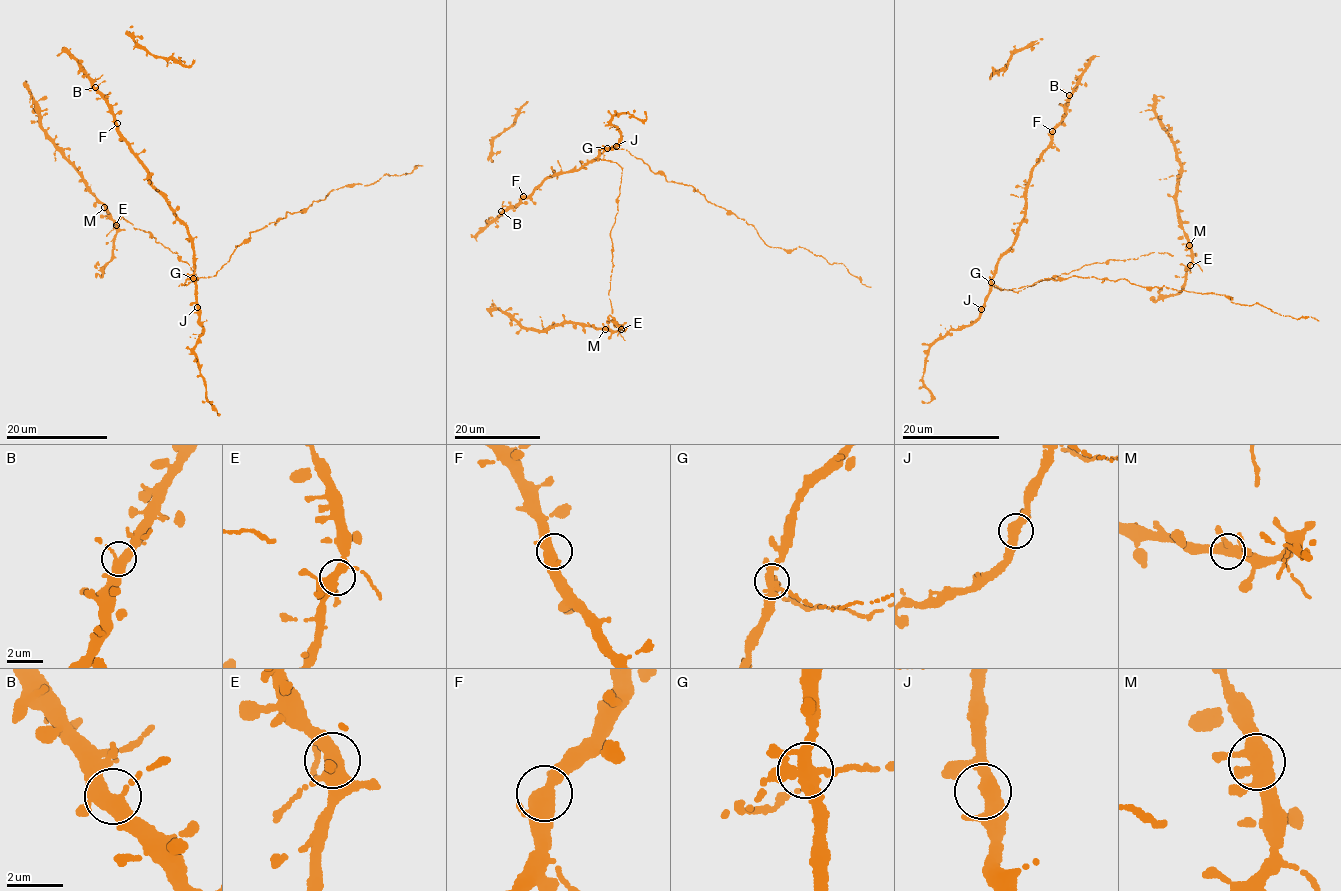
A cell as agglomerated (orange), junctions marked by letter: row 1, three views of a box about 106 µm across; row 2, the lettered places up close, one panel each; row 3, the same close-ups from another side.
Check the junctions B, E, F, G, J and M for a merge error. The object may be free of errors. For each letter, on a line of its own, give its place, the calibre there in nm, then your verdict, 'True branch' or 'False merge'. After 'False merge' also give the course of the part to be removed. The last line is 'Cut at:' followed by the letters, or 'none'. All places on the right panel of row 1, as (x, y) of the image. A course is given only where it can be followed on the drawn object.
B: Place: (1069, 95). Thickness 360 nm. True branch
E: Place: (1190, 265). Thickness 360 nm. True branch
F: Place: (1052, 131). Thickness 400 nm. True branch
G: Place: (991, 282). Thickness 440 nm. False merge. Course of the part to remove: (991, 283), (1007, 290), (1076, 275), (1124, 279), (1318, 320)
J: Place: (981, 309). Thickness 380 nm. True branch
M: Place: (1189, 245). Thickness 420 nm. True branch
Cut at: G

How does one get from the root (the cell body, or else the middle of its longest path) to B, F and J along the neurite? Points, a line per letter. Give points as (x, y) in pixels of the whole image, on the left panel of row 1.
B: (189, 279), (193, 253), (186, 225), (150, 183), (147, 167), (119, 132), (111, 107), (95, 87)
F: (189, 279), (193, 253), (186, 225), (150, 183), (147, 167), (117, 123)
J: (189, 279), (194, 282), (197, 307)

